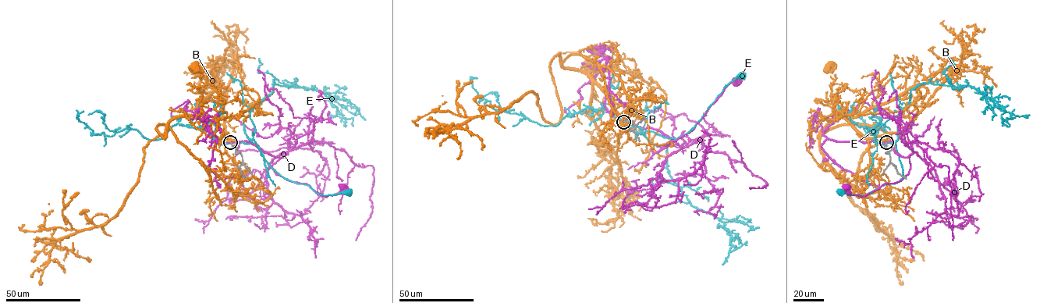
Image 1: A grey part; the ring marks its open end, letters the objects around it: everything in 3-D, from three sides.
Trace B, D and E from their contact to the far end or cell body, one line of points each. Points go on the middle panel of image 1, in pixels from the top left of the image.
B: (624, 122), (621, 123), (612, 100), (590, 74), (616, 67), (601, 65), (594, 71), (595, 67), (587, 62)
D: (624, 122), (656, 129), (670, 137), (675, 144), (665, 145), (689, 133), (723, 90), (735, 82)
E: (624, 122), (665, 137), (676, 139), (691, 130), (723, 88), (742, 76)

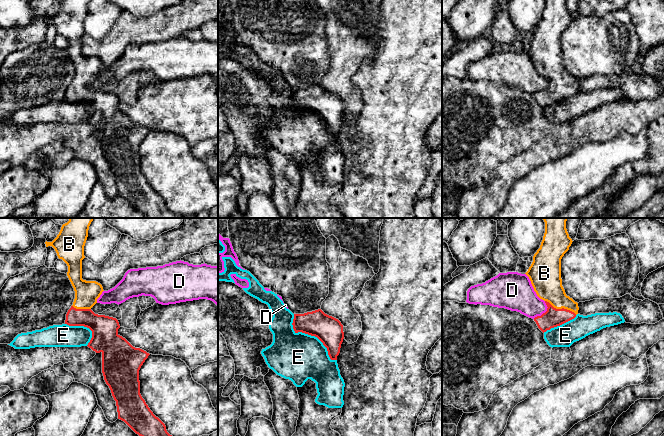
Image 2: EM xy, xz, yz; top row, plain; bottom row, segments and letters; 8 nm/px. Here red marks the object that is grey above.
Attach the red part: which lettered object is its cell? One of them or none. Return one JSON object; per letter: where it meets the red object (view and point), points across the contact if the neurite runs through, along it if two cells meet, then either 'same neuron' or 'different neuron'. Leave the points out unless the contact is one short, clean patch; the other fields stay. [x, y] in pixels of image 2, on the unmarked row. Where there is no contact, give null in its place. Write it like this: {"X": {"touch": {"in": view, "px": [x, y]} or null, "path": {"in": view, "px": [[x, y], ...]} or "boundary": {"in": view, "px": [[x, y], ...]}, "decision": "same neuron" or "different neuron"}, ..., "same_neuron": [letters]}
{"B": {"touch": {"in": "yz", "px": [562, 84]}, "path": {"in": "yz", "px": [[553, 93], [562, 84], [547, 59]]}, "decision": "same neuron"}, "D": {"touch": {"in": "yz", "px": [545, 88]}, "boundary": {"in": "yz", "px": [[545, 77], [547, 85], [533, 94]]}, "decision": "different neuron"}, "E": {"touch": {"in": "xz", "px": [311, 111]}, "decision": "different neuron"}, "same_neuron": ["B"]}

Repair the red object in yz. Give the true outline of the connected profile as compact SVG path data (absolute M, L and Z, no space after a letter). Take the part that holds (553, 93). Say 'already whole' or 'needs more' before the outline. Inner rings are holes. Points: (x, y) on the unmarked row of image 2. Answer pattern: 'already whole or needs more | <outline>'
needs more | M545 0L540 24L525 49L537 72L548 83L545 89L534 94L543 109L574 95L578 90L578 79L566 71L561 55L561 35L572 18L566 0Z

